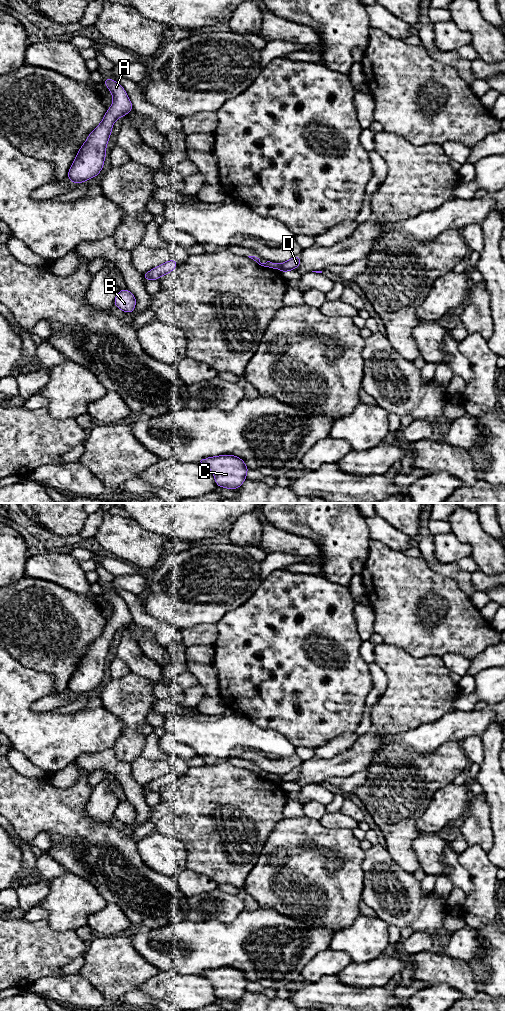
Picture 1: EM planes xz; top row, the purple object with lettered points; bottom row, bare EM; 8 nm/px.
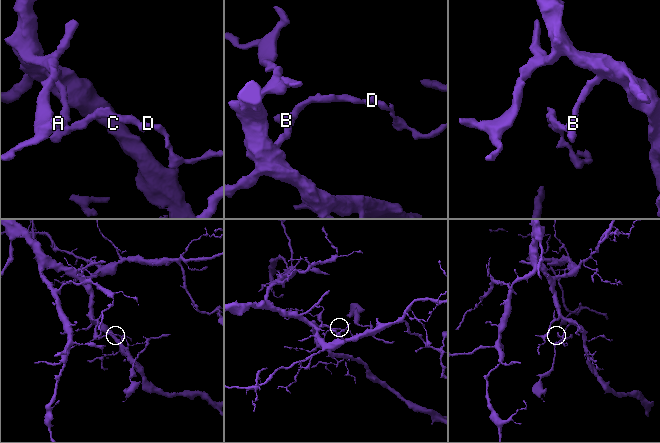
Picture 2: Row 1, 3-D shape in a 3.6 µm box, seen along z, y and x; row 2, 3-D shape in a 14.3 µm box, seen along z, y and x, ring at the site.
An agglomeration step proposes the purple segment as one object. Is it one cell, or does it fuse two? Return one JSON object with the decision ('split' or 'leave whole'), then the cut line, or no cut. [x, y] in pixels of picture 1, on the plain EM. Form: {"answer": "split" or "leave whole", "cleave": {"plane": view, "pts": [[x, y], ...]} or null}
{"answer": "split", "cleave": {"plane": "xz", "pts": [[279, 776], [280, 781]]}}

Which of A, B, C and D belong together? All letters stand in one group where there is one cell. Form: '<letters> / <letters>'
A B C / D

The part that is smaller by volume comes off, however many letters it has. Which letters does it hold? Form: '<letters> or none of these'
D

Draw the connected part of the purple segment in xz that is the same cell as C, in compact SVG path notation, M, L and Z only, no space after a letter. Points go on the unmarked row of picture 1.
M235 967L206 969L200 974L214 985L215 995L219 999L235 1002L247 991L249 980Z

